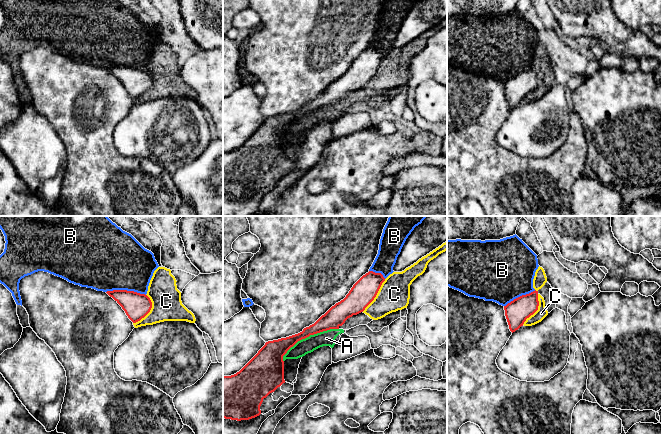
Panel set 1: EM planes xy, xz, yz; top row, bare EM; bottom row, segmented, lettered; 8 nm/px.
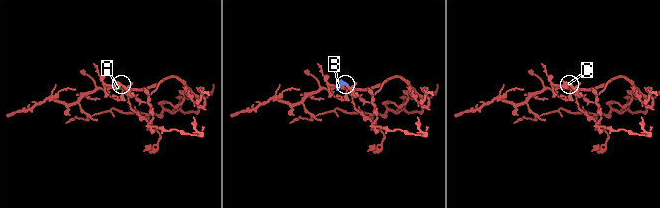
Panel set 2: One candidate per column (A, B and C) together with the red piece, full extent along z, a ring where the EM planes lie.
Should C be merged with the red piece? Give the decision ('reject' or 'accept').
reject

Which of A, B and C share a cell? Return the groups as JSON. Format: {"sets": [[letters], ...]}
{"sets": [["A", "C"], ["B"]]}

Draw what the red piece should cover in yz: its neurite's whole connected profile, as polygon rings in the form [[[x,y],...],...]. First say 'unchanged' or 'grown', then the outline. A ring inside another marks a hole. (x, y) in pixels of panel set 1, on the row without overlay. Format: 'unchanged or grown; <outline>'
unchanged; [[[536,66],[522,71],[504,82],[510,107],[513,109],[523,102],[526,95],[538,86],[538,82],[538,67]]]

